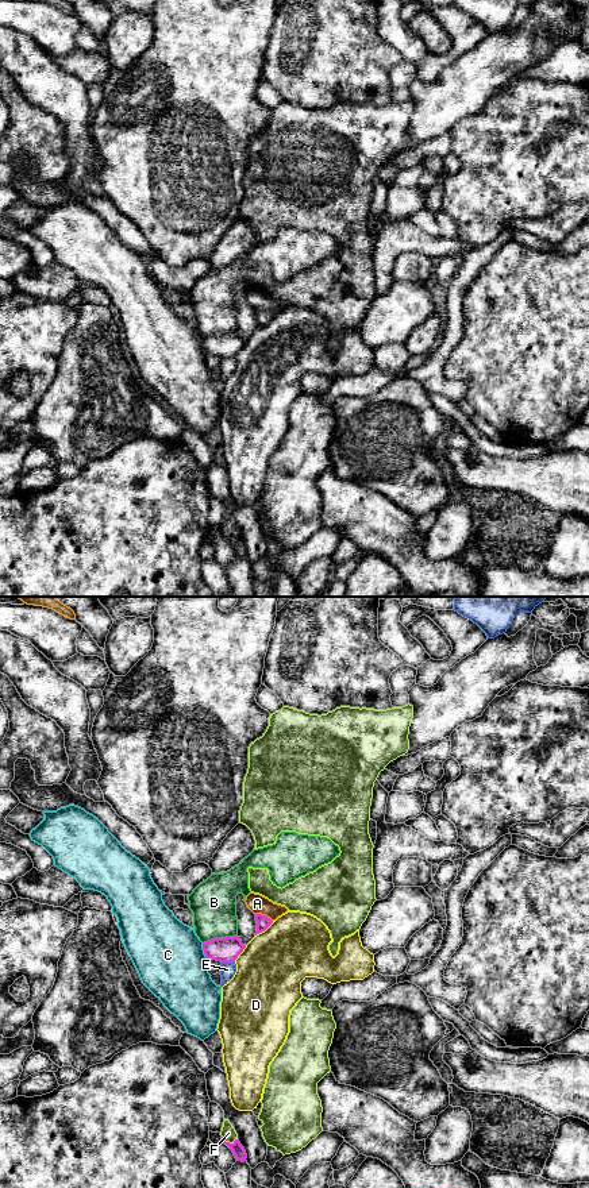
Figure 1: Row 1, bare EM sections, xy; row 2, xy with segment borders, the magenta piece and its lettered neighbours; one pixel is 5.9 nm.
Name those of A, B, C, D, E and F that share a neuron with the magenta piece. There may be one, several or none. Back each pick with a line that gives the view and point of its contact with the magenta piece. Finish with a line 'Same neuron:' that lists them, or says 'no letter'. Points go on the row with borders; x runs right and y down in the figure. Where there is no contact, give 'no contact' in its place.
Same neuron: no letter

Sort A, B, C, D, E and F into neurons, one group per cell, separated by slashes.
A / B / C / D / E / F

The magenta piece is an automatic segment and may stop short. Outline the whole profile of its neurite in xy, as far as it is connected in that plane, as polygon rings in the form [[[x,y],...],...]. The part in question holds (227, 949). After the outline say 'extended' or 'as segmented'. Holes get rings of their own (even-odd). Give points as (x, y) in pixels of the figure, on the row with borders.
[[[238,936],[213,938],[203,944],[205,957],[220,963],[234,963],[245,948]]]; as segmented

